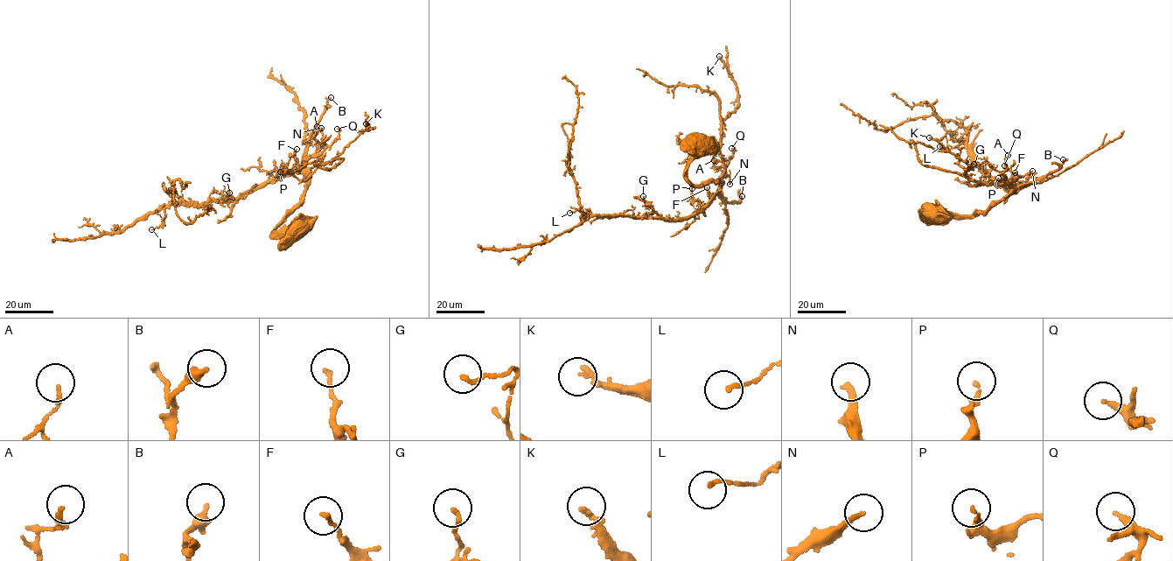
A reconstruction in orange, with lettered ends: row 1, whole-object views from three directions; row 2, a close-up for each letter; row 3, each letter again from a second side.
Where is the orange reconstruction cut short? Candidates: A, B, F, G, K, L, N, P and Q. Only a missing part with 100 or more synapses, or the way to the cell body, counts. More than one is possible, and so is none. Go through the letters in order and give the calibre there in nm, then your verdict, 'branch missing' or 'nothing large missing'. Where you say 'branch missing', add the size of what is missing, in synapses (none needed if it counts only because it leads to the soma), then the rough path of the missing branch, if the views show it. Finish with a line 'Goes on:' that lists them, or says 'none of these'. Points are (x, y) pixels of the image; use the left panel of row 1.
A: 180 nm thick; nothing large missing
B: 340 nm thick; nothing large missing
F: 160 nm thick; nothing large missing
G: 130 nm thick; nothing large missing
K: 220 nm thick; nothing large missing
L: 140 nm thick; nothing large missing
N: 220 nm thick; nothing large missing
P: 140 nm thick; nothing large missing
Q: 240 nm thick; nothing large missing
Goes on: none of these

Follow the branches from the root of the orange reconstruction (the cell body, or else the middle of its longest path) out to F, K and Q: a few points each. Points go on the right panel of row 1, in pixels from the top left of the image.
F: (933, 213), (933, 220), (943, 211), (967, 215), (984, 211), (1013, 192), (1017, 177), (1015, 172)
K: (933, 213), (933, 220), (943, 211), (975, 214), (1013, 186), (977, 183), (966, 176), (969, 164), (929, 137)
Q: (933, 213), (933, 220), (943, 211), (969, 215), (1000, 202), (1013, 189), (1004, 181), (1004, 165)

